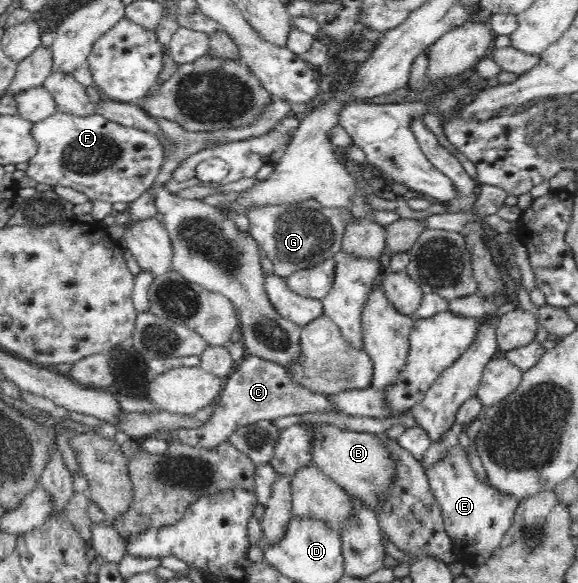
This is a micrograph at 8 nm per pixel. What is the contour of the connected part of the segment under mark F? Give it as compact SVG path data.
M57 111L45 121L34 124L32 135L37 142L37 153L28 161L27 177L31 177L37 184L73 188L85 194L90 202L123 202L130 205L152 188L164 163L163 146L153 134L123 127L100 114L79 117Z

